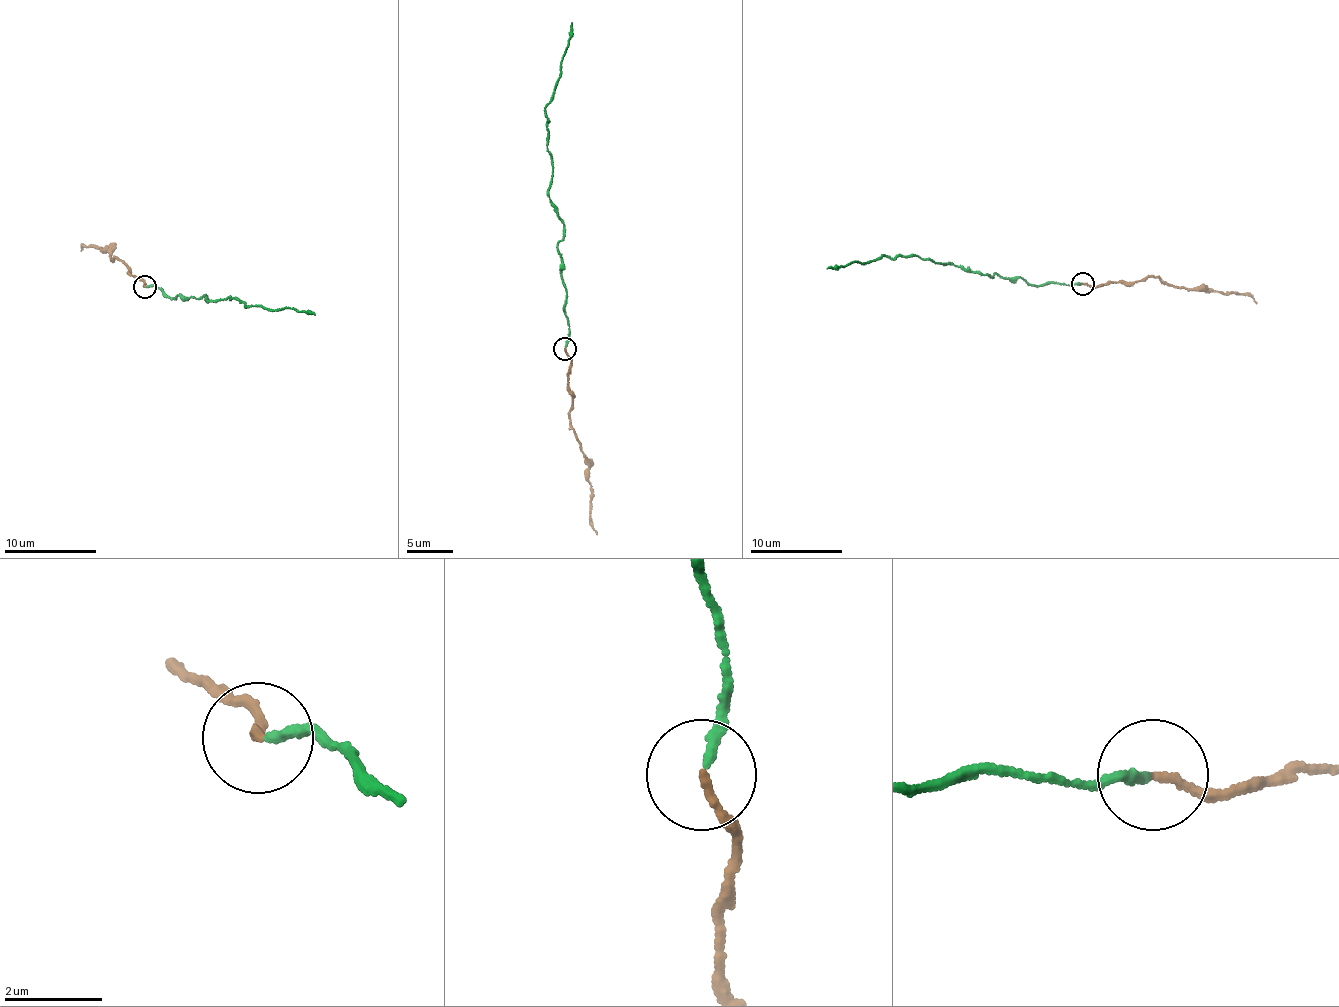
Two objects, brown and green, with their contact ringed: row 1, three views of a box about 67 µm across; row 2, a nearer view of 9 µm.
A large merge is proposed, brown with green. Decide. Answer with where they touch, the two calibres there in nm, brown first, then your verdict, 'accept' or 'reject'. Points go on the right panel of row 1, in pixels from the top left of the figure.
place (1082, 283); calibres 150 and 190 nm; accept

